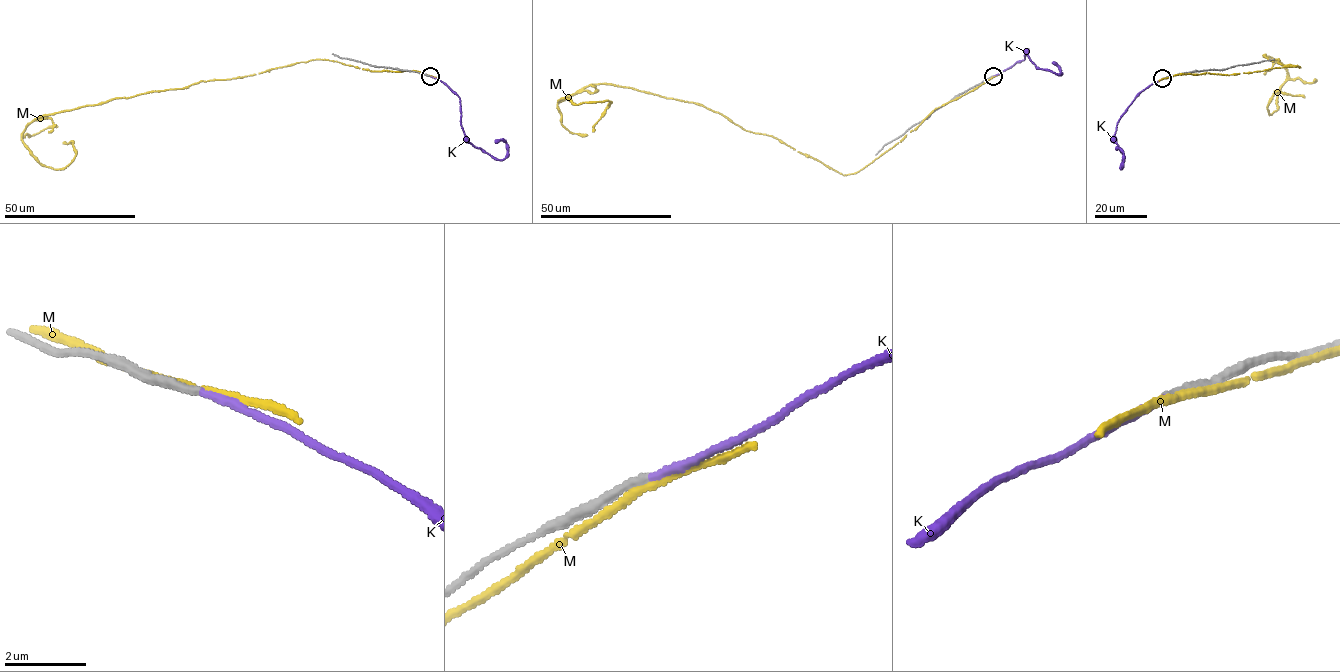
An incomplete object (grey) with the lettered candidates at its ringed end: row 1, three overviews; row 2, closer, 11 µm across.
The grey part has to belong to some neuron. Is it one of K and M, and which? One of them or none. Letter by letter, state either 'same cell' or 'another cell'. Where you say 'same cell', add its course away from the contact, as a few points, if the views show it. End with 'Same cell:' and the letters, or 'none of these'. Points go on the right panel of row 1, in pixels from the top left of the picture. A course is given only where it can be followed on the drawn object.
K: same cell
M: another cell
Same cell: K

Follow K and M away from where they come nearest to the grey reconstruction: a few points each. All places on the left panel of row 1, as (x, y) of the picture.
K: (430, 75), (445, 83), (459, 97), (461, 128), (467, 141), (502, 160), (507, 144), (501, 139), (495, 142)
M: (428, 76), (319, 59), (44, 114), (22, 134), (39, 162), (55, 169), (75, 156), (72, 142), (64, 143)

